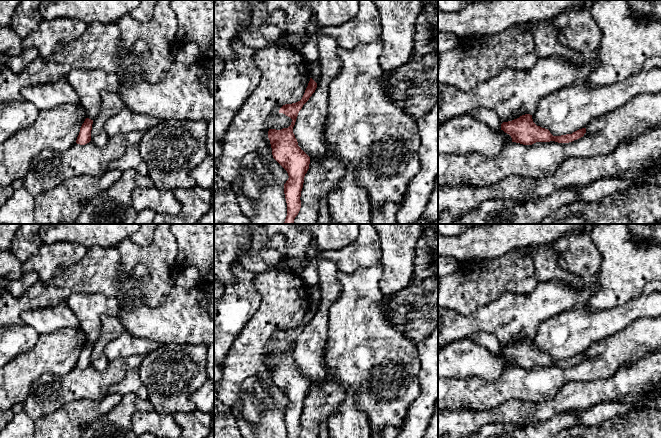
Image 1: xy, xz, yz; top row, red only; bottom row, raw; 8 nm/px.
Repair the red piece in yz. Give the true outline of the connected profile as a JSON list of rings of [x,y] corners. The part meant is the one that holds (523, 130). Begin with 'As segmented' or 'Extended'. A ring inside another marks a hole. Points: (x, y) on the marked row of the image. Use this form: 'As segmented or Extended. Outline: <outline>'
As segmented. Outline: [[[525,114],[512,121],[503,122],[501,130],[509,134],[512,142],[523,145],[532,145],[536,142],[569,143],[584,136],[586,128],[579,129],[572,134],[553,136],[548,129],[537,126],[532,115]]]

